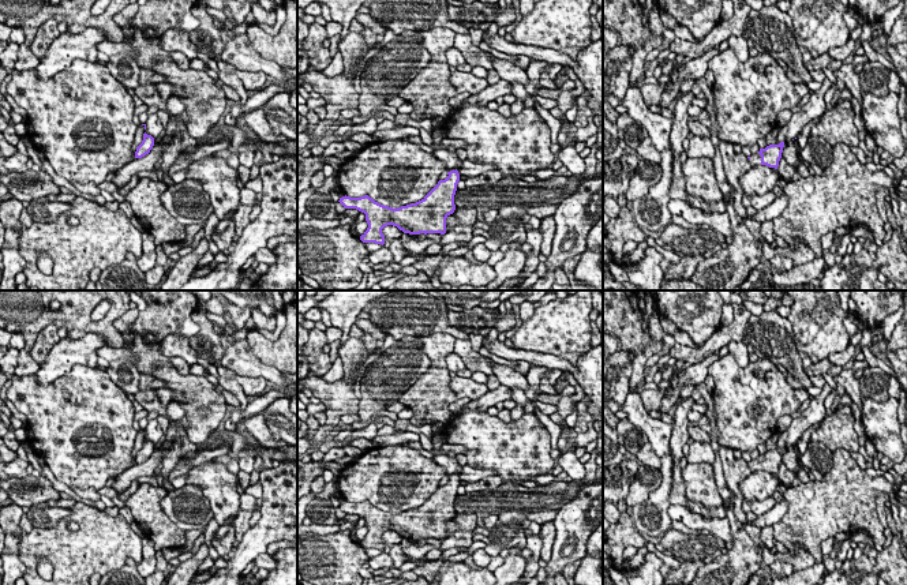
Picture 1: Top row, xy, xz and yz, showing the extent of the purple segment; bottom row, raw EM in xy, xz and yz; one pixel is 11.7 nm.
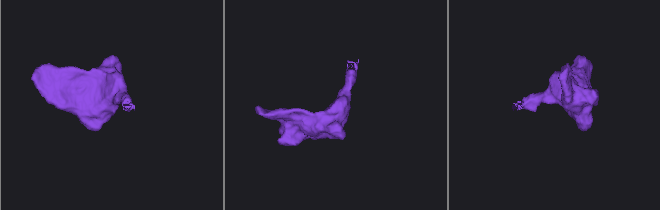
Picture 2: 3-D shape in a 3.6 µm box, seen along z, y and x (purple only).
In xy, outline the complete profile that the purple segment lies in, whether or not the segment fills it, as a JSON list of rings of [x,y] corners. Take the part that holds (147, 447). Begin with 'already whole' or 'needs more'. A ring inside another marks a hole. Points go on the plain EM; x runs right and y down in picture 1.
already whole | [[[145,438],[142,449],[136,453],[135,464],[142,464],[146,460],[149,460],[153,451],[154,451],[154,443]]]

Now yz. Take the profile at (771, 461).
needs more | [[[724,446],[719,449],[726,484],[734,494],[734,514],[742,525],[747,524],[747,518],[742,510],[743,499],[739,484],[758,469],[777,475],[783,453],[784,447],[780,447],[779,450],[769,450],[765,454],[760,454],[758,458],[746,462],[743,458],[737,458],[734,455],[734,450]]]

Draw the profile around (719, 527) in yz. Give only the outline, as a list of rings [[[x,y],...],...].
[[[670,505],[668,515],[672,521],[681,521],[693,530],[707,529],[709,533],[720,537],[724,543],[732,543],[728,518],[705,518],[701,514],[693,513],[689,507]]]

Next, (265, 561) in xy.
[[[269,552],[258,555],[254,563],[256,567],[266,569],[269,571],[274,570],[277,566],[274,558]]]

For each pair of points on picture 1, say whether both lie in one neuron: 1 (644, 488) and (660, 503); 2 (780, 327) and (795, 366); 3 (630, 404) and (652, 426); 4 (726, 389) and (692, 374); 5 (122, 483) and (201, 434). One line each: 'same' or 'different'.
1: different
2: same
3: same
4: different
5: different

